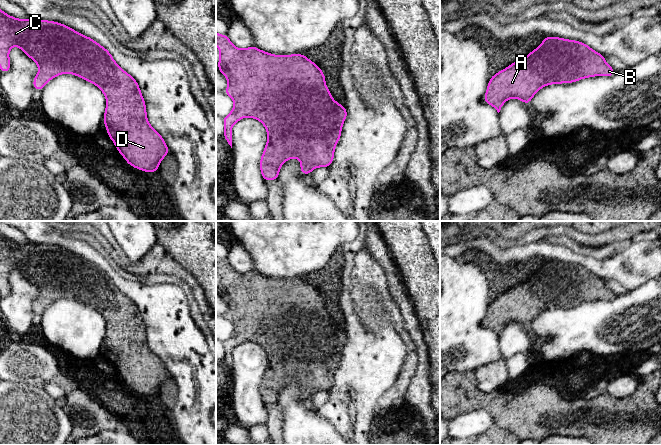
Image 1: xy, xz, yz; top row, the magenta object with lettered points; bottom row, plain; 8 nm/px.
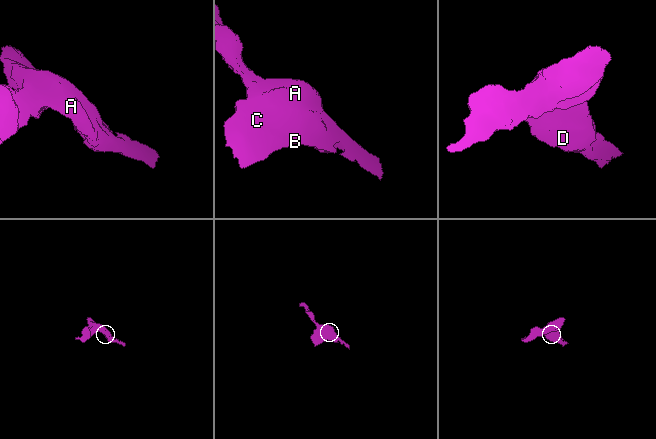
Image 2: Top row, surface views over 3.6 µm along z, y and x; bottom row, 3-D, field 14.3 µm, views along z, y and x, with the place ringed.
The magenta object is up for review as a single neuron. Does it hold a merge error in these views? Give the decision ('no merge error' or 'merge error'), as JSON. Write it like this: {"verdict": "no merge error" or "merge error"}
{"verdict": "no merge error"}

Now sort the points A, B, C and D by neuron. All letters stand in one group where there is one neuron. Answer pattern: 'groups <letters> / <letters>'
groups A B C D

